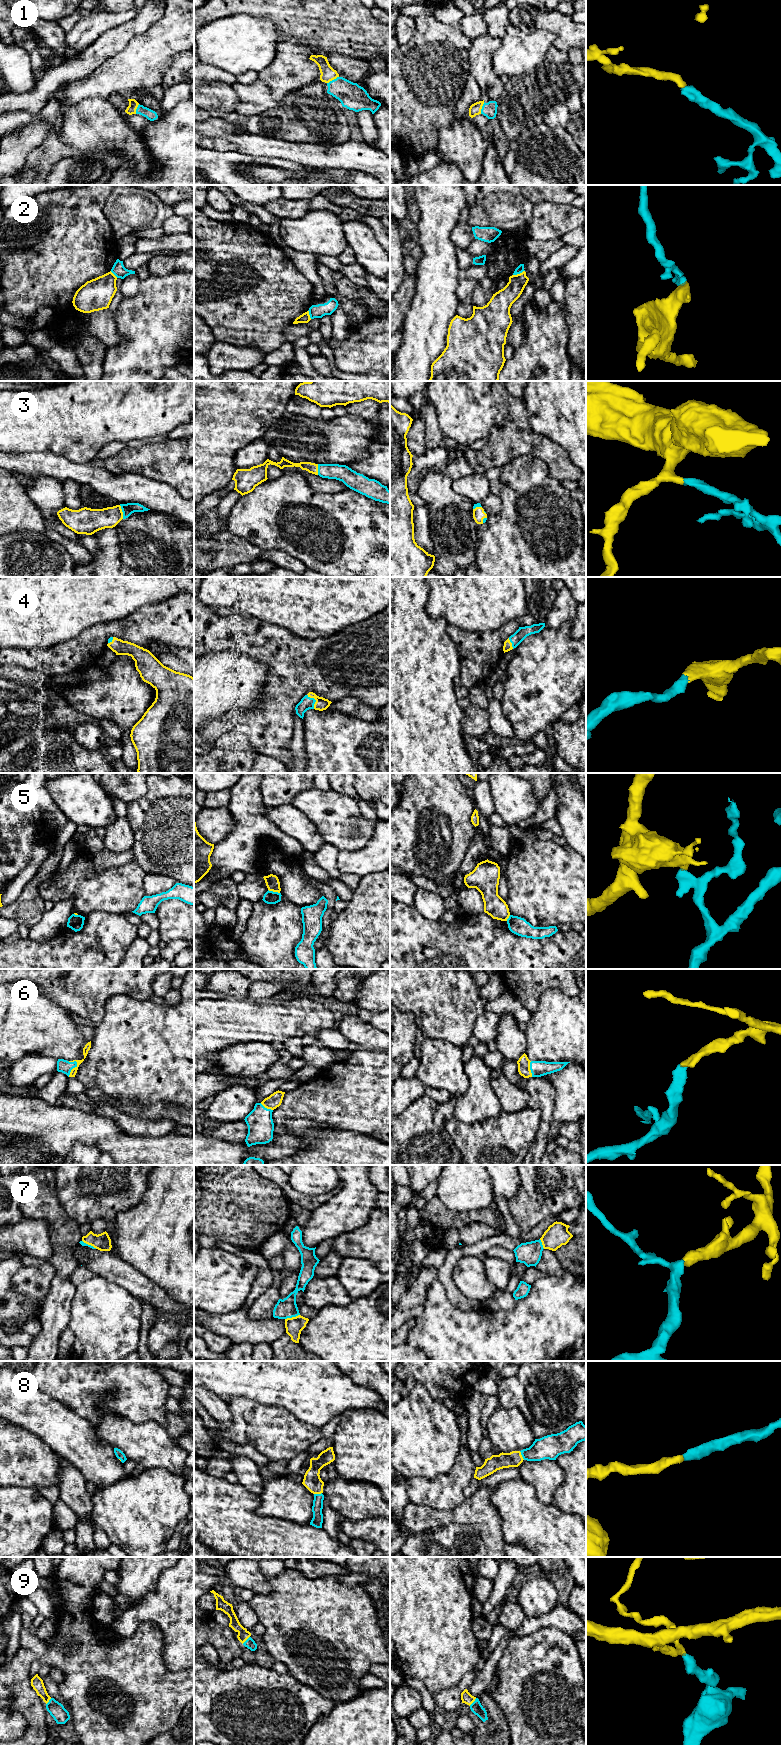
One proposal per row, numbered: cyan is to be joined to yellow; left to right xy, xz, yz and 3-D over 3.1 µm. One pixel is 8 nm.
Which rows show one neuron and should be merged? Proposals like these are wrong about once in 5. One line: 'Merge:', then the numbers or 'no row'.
Merge: 1, 3, 4, 6, 7, 8, 9

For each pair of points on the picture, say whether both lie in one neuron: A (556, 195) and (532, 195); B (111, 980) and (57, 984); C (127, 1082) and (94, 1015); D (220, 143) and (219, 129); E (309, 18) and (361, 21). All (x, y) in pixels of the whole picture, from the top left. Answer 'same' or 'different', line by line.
A: same
B: same
C: different
D: different
E: same

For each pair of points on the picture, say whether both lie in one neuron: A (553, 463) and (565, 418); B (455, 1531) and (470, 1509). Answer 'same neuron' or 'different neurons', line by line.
A: different neurons
B: different neurons

